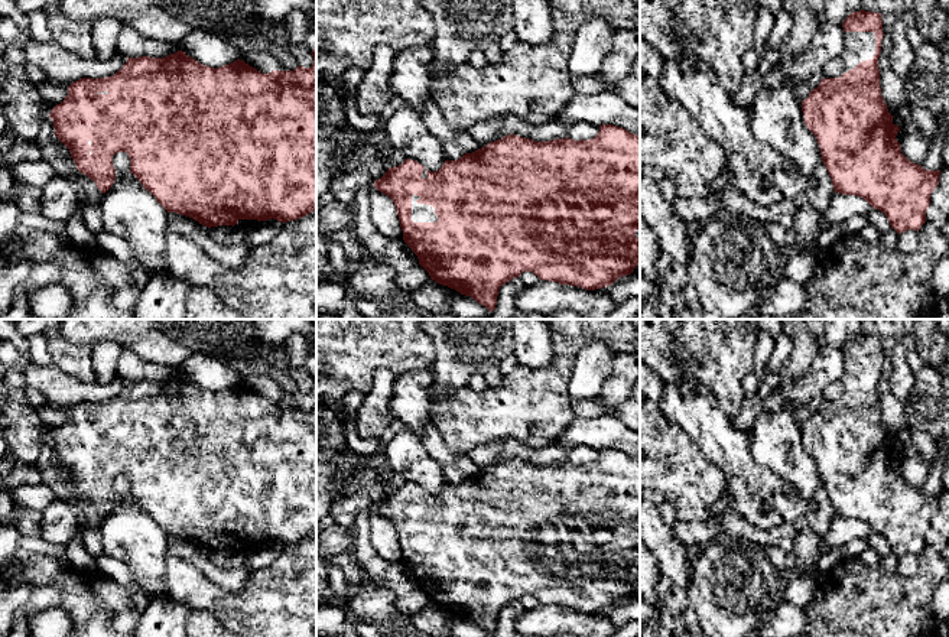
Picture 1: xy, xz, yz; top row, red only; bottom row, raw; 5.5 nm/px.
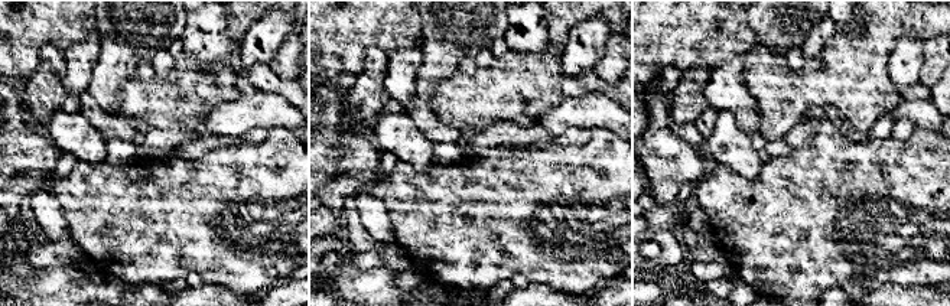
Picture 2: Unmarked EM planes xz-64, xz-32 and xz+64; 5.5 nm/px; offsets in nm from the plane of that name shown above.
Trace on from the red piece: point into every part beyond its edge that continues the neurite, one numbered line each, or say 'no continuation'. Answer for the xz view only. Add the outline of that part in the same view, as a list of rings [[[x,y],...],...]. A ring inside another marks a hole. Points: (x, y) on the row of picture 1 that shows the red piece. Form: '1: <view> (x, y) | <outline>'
1: xz (421, 213) | [[[413,194],[412,196],[412,221],[413,222],[436,222],[438,215],[435,214],[435,208],[432,205],[417,204],[416,201],[420,196]]]

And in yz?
1: yz (858, 46) | [[[844,32],[844,51],[841,53],[844,62],[842,74],[854,69],[862,61],[872,59],[874,53],[874,32]],[[841,75],[838,78],[841,78]]]

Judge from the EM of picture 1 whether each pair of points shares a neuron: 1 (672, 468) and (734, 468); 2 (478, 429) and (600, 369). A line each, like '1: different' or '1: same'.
1: different
2: different

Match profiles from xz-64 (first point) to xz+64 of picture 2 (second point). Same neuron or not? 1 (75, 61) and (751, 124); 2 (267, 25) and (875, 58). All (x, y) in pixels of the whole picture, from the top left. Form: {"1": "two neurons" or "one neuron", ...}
{"1": "one neuron", "2": "two neurons"}

